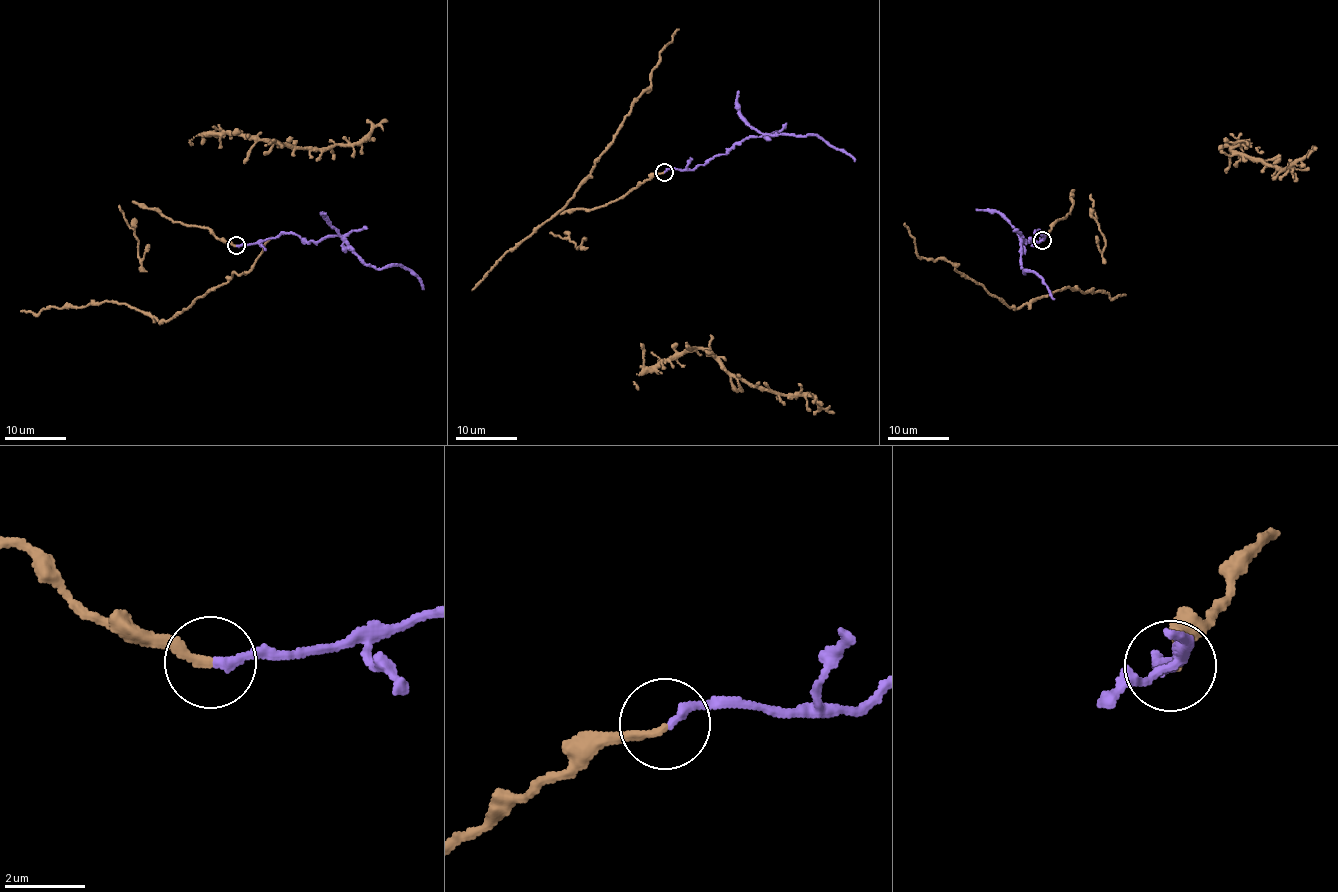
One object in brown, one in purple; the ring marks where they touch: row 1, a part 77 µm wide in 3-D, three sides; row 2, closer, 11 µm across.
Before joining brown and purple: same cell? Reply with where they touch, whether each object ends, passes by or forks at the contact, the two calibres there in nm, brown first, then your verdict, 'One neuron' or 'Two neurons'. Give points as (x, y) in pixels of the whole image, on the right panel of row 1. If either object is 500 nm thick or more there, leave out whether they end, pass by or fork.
Place: (1042, 240). At the ring brown ends. At the ring purple ends. Thickness 200 nm (brown) against 240 nm. Two neurons

